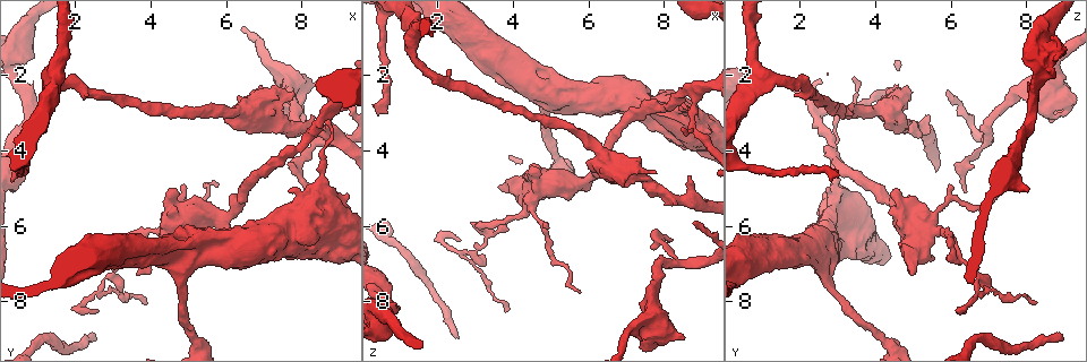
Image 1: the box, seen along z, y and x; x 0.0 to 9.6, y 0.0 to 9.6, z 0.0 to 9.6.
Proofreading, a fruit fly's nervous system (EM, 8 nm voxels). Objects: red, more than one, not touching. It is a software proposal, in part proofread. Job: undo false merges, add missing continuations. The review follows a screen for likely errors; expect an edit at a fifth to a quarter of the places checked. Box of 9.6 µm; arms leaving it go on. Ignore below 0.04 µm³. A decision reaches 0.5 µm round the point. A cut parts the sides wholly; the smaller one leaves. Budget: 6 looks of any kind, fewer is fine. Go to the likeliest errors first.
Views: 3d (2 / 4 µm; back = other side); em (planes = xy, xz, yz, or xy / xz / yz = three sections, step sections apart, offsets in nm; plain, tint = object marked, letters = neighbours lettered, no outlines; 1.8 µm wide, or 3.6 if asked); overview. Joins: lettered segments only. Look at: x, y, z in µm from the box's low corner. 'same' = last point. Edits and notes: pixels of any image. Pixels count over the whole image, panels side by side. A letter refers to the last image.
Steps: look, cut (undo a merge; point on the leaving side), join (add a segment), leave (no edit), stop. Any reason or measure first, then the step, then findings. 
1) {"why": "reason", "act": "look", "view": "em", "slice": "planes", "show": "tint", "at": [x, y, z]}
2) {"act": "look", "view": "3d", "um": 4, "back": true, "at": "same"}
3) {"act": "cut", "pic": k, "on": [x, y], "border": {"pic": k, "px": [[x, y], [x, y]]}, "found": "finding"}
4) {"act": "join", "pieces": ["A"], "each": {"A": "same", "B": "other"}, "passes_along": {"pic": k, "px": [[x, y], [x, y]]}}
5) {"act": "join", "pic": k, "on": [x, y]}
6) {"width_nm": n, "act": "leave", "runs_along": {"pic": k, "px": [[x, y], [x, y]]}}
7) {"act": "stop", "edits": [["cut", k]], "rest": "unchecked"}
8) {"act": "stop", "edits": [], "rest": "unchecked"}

{"act": "look", "view": "em", "um": 3.6, "slice": "planes", "show": "letters", "at": [2.85, 6.95, 5.90]}

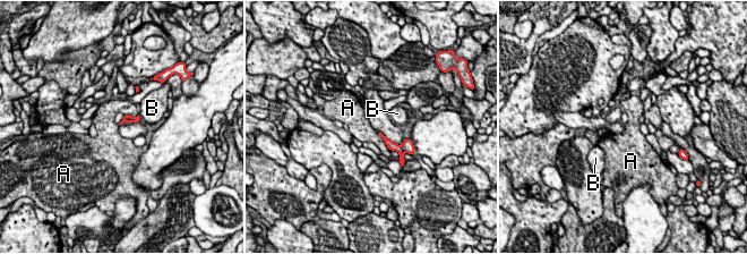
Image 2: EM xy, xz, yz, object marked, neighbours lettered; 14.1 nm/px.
{"act": "leave", "each": {"A": "other", "B": "other"}, "found": "none of them fits"}

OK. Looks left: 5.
{"why": "branch stops here", "act": "look", "view": "em", "slice": "planes", "show": "plain", "at": [5.80, 4.95, 7.70]}

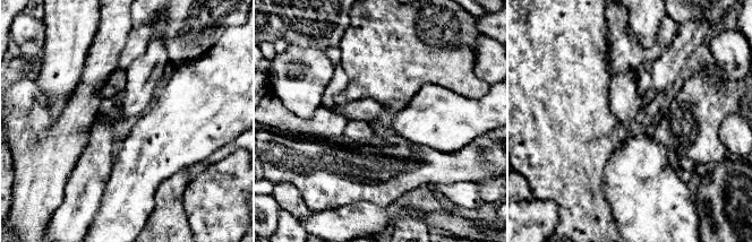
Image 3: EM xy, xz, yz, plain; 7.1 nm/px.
{"why": "see the neighbours", "act": "look", "view": "em", "slice": "planes", "show": "letters", "at": "same"}

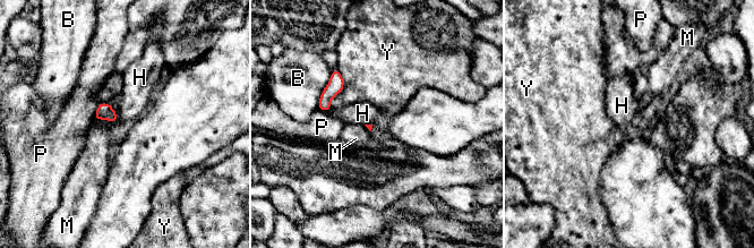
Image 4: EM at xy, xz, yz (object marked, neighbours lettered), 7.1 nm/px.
{"act": "leave", "each": {"B": "other", "H": "other", "M": "other", "P": "other", "Y": "other"}, "border": {"pic": 4, "px": [[100, 120], [119, 120]]}, "found": "none of them fits"}

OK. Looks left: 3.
{"why": "abrupt turn", "act": "look", "view": "3d", "um": 4, "at": [8.75, 2.95, 2.60]}

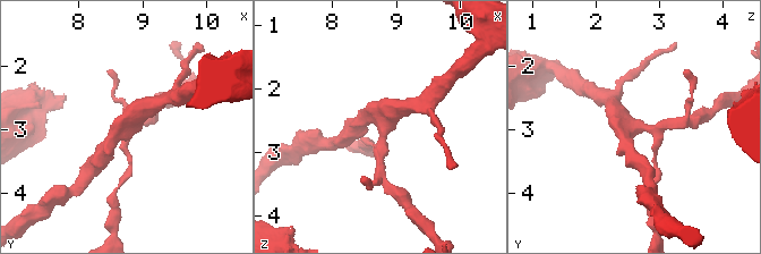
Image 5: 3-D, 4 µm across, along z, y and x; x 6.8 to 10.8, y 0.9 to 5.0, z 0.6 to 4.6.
{"arms": 4, "why": "shape alone is not enough", "act": "look", "view": "em", "slice": "planes", "show": "letters", "at": [8.85, 2.90, 2.60]}

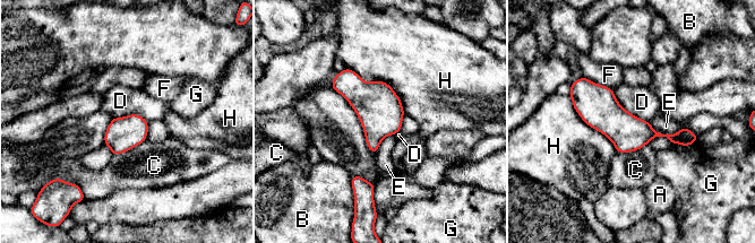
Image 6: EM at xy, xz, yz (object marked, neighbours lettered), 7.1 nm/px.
{"act": "leave", "each": {"A": "other", "B": "other", "C": "other", "D": "other", "E": "other", "F": "other", "G": "other", "H": "other"}, "runs_along": {"pic": 6, "px": [[576, 90], [628, 133], [694, 138]]}, "found": "one neuron here"}

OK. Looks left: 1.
{"act": "stop", "edits": [], "rest": "unchecked"}

